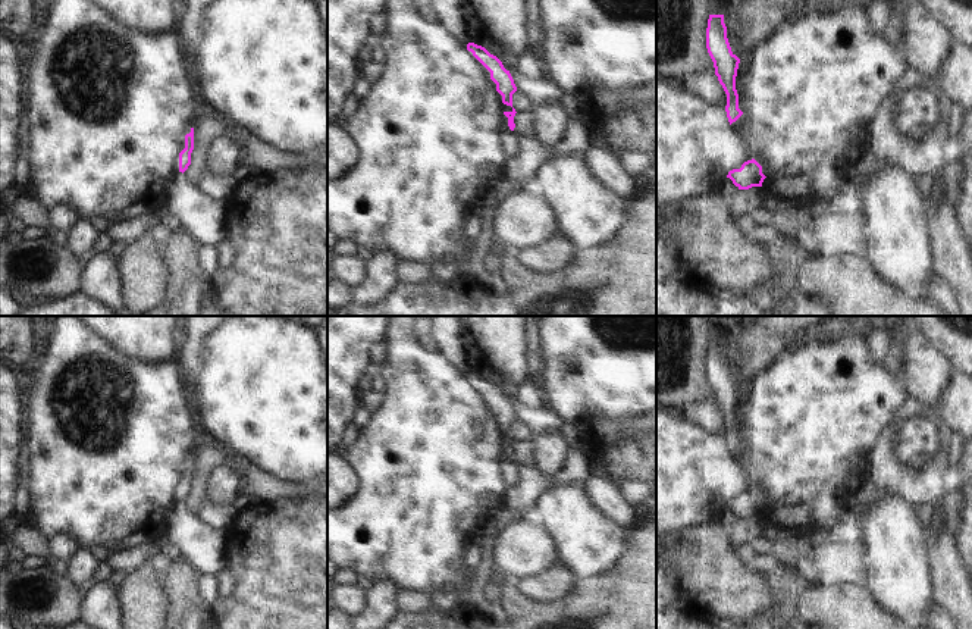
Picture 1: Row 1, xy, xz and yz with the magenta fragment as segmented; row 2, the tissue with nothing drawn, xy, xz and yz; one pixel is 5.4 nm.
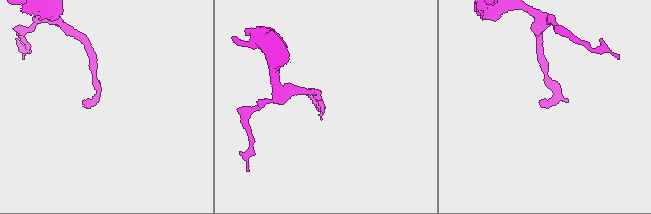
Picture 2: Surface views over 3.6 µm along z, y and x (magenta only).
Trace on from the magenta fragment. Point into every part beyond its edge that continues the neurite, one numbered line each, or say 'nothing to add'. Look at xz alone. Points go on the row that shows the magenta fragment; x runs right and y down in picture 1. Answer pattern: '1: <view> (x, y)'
nothing to add

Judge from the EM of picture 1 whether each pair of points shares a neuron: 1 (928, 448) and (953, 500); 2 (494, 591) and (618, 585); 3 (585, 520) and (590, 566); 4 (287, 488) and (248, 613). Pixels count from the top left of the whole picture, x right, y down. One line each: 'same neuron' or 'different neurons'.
1: different neurons
2: different neurons
3: same neuron
4: different neurons

